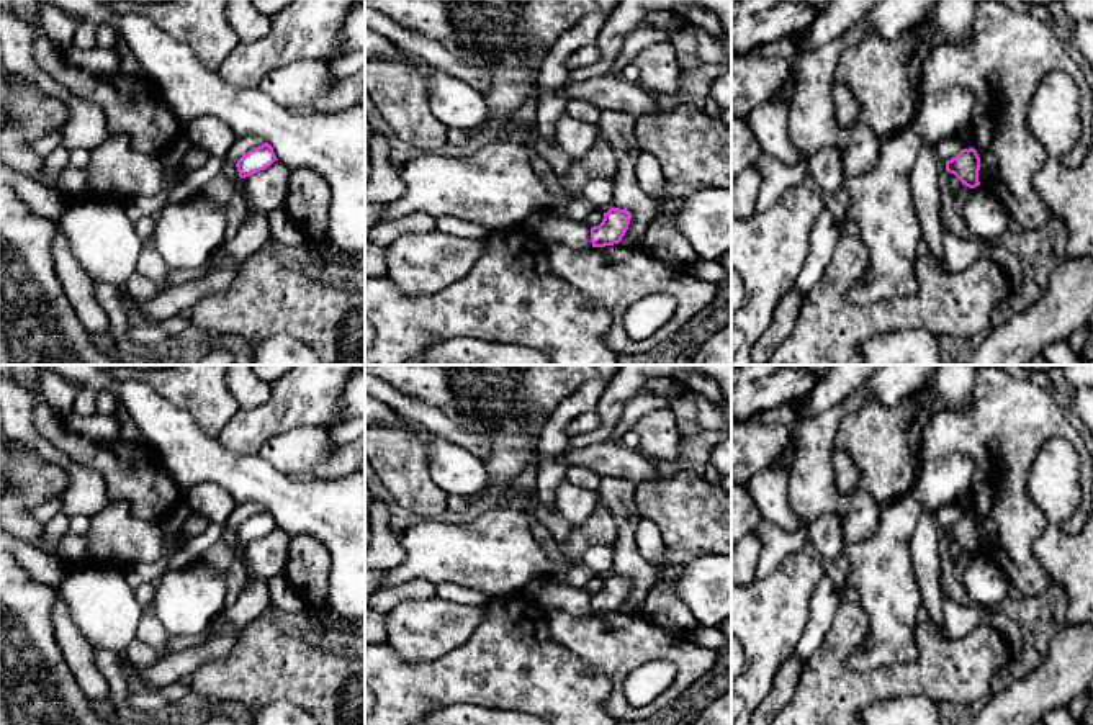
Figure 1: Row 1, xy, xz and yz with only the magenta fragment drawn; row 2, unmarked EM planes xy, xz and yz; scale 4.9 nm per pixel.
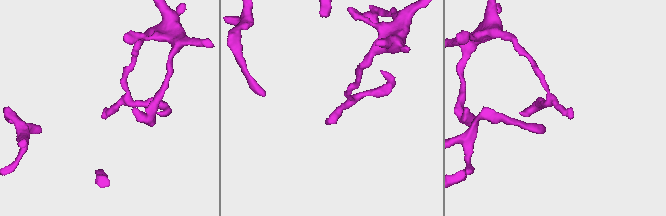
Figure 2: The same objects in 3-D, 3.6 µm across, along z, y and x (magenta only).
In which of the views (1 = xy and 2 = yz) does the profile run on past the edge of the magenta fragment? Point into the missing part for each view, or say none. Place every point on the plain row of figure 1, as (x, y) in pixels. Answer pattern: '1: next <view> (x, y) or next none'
1: next none
2: next none

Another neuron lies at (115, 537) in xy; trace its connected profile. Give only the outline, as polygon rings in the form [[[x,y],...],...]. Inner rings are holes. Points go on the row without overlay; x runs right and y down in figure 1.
[[[108,502],[90,517],[87,534],[67,530],[49,555],[70,568],[116,568],[154,563],[167,550],[169,542],[159,524],[134,517],[126,502]]]

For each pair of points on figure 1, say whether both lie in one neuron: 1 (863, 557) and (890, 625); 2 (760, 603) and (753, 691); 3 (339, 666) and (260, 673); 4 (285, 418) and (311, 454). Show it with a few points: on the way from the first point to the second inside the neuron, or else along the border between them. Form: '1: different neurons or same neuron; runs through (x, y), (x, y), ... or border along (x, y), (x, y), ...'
1: same neuron; runs through (879, 573), (890, 594), (890, 609)
2: same neuron; runs through (760, 624), (760, 670)
3: same neuron; runs through (319, 671), (280, 671)
4: different neurons; border along (324, 427), (292, 427), (272, 436), (259, 449)

